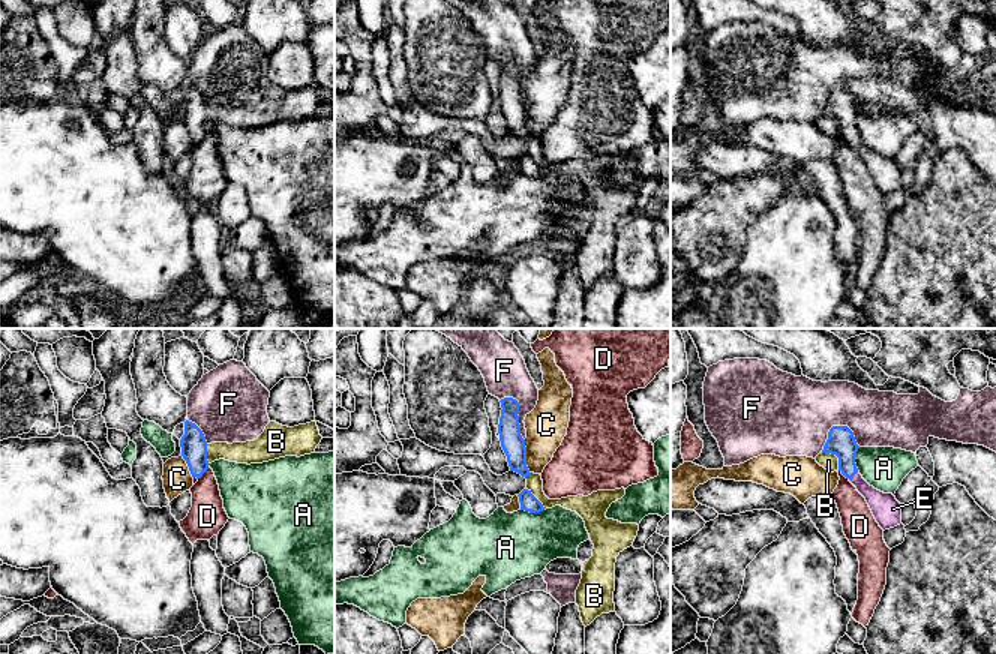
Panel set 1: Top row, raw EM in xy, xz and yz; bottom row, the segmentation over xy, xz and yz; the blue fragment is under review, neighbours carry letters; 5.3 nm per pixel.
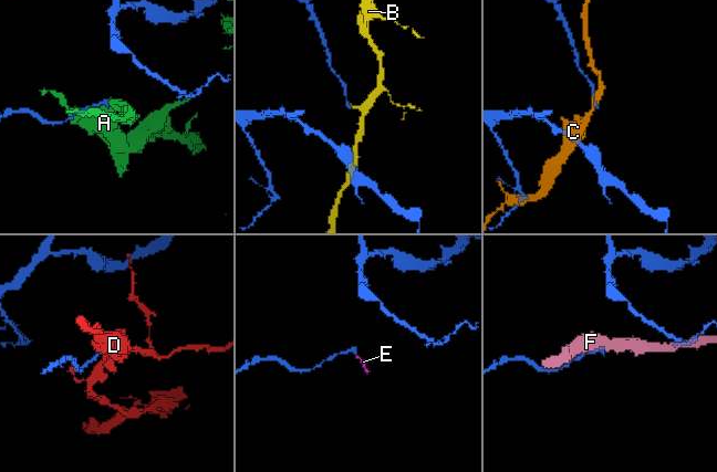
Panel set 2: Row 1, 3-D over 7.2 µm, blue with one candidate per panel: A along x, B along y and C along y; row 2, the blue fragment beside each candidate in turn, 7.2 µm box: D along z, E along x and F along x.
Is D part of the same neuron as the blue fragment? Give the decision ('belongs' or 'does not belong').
does not belong

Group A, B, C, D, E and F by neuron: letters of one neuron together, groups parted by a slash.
A / B / C / D / E / F

